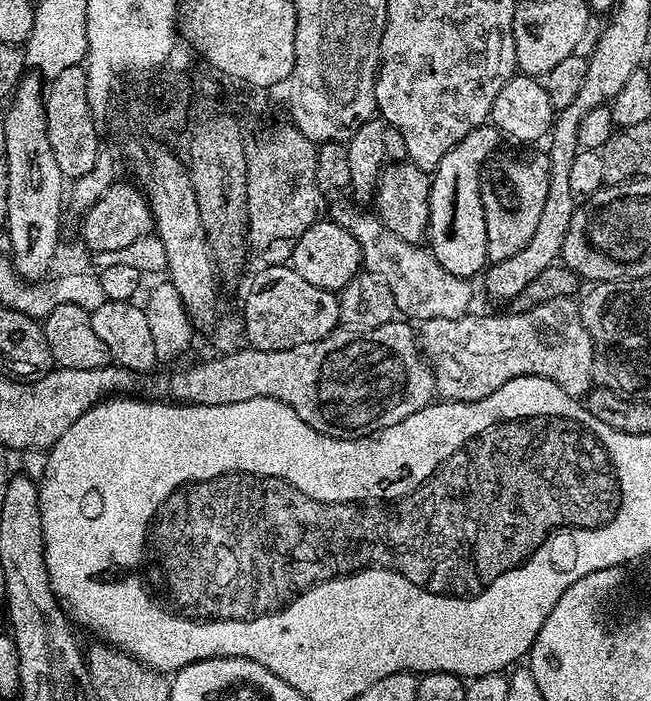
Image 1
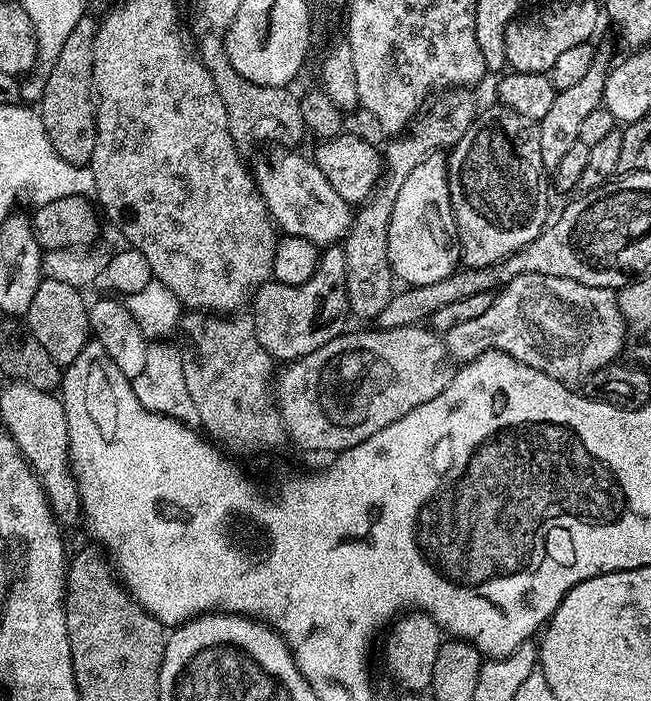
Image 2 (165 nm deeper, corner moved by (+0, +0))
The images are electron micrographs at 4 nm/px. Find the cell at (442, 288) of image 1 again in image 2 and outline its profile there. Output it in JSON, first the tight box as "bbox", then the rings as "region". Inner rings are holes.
{"bbox":[254,150,354,246],"region":[[[280,150],[254,168],[256,188],[268,207],[275,227],[283,235],[306,238],[318,246],[332,246],[343,241],[354,223],[354,208],[330,186],[326,174],[318,170],[315,159],[299,156],[296,150]]]}

